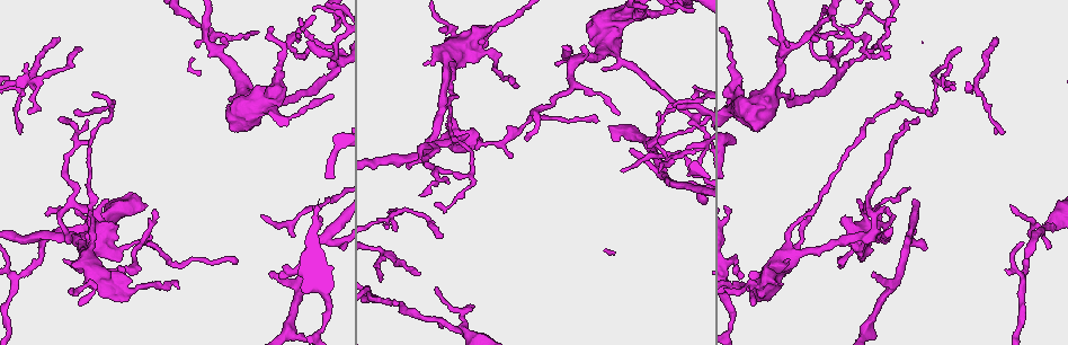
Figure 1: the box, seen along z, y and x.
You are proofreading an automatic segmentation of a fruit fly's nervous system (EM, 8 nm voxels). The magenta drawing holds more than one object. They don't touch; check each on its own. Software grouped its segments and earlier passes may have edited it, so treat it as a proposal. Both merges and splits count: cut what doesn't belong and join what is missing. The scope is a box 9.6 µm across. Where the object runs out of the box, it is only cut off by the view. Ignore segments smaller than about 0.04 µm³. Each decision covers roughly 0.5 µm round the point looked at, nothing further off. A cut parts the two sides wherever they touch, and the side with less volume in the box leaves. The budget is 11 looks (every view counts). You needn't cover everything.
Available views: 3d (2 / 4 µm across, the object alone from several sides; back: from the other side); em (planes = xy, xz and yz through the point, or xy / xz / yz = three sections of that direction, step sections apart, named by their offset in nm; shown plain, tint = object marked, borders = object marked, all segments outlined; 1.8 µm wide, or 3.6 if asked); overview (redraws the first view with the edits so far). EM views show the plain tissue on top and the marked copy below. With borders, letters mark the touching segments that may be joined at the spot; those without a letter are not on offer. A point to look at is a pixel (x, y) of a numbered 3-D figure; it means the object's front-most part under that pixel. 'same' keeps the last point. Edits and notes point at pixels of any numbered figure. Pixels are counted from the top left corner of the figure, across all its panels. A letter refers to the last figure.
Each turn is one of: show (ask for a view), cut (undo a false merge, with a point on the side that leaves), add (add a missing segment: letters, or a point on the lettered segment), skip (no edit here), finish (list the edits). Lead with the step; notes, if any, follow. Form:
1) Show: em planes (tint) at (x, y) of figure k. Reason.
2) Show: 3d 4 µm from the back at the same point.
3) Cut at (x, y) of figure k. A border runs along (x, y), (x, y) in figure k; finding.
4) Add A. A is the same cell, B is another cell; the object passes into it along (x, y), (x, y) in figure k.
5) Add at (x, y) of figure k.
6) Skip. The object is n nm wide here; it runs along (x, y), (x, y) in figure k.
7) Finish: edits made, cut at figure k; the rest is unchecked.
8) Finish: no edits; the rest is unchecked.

Show: em xz step 16 (tint) at (63, 259) of figure 1. Free end.

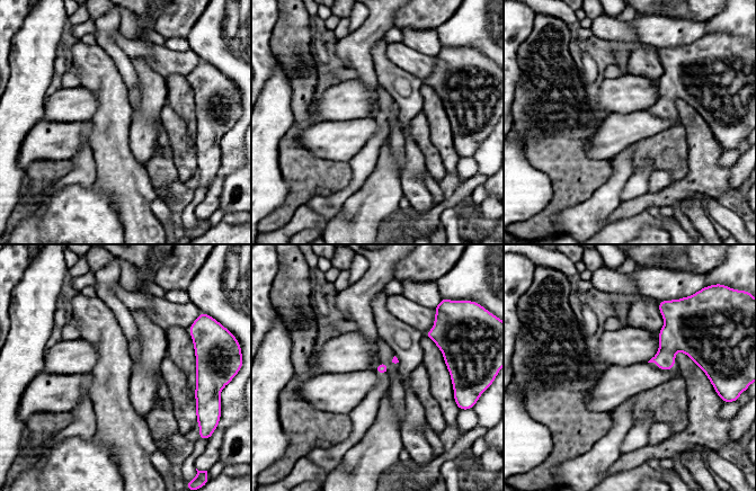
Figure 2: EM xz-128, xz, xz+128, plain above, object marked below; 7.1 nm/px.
Show: em planes (tint) at the same point.

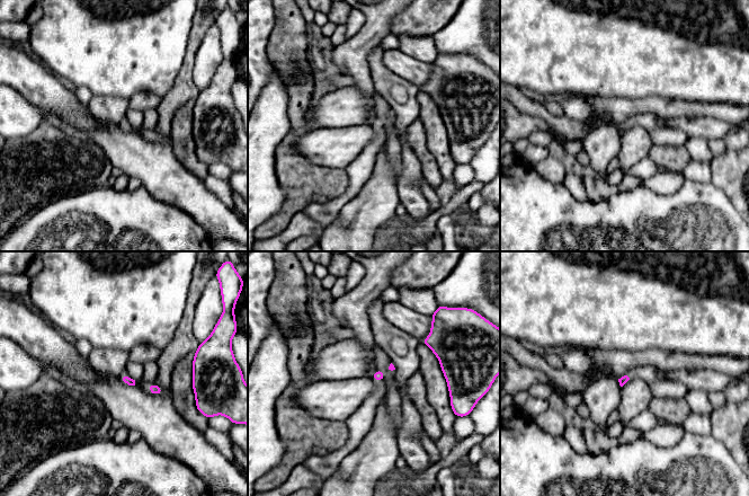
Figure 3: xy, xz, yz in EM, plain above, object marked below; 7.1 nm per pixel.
Show: em planes (borders) at the same point.

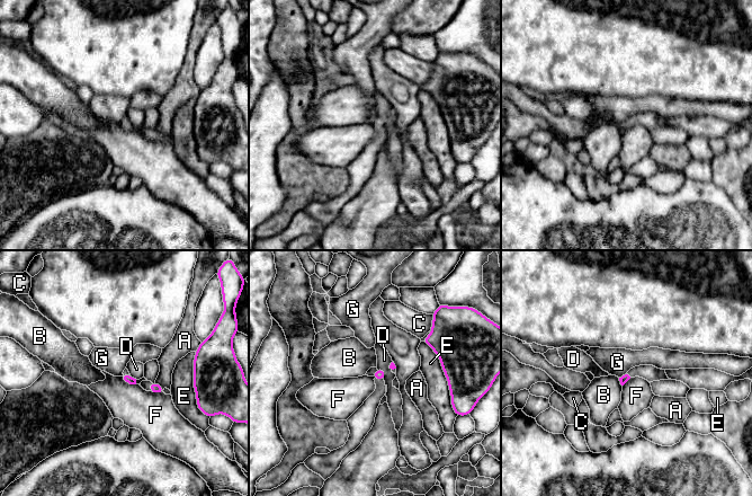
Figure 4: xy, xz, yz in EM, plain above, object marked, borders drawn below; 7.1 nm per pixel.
Skip. A, B, C, D, E, F and G are other cells; none of them fits.

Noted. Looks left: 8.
Show: 3d 4 µm at (436, 131) of figure 1. Sudden change in width.

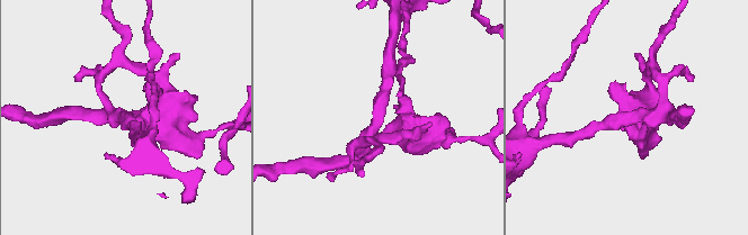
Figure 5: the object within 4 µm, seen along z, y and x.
Show: em yz step 4 (tint) at (382, 119) of figure 5.

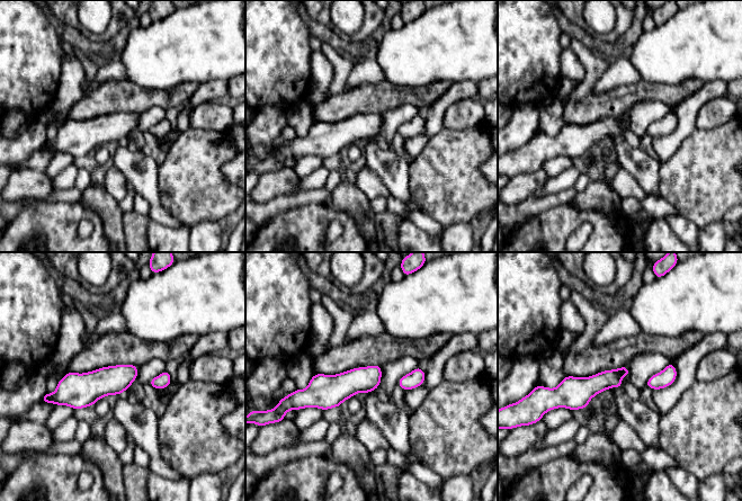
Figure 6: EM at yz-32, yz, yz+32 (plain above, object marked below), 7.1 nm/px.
Show: em yz step 4 (borders) at the same point. See the neighbours.

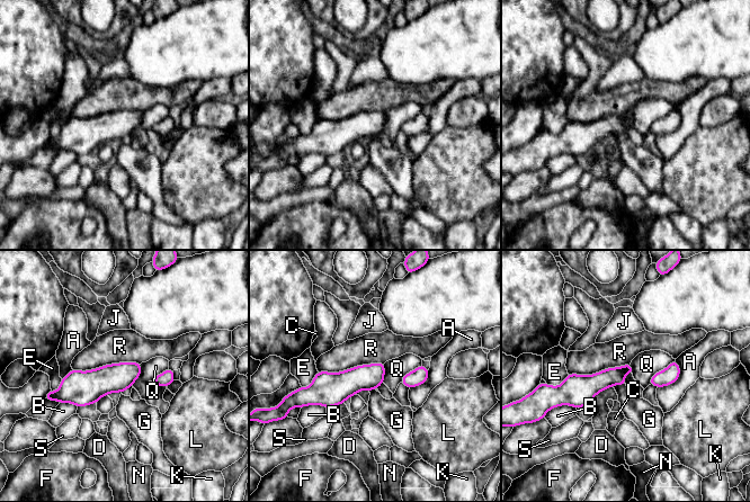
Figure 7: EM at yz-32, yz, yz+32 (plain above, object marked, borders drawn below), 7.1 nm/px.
Skip. A, B, C, D, E, F, G, J, K, L, N, Q, R and S are other cells; a border runs along (675, 359), (658, 370), (649, 384) in figure 7; continuous, no second cell.

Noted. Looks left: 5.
Show: em planes (borders) at (281, 279) of figure 1. Free end.

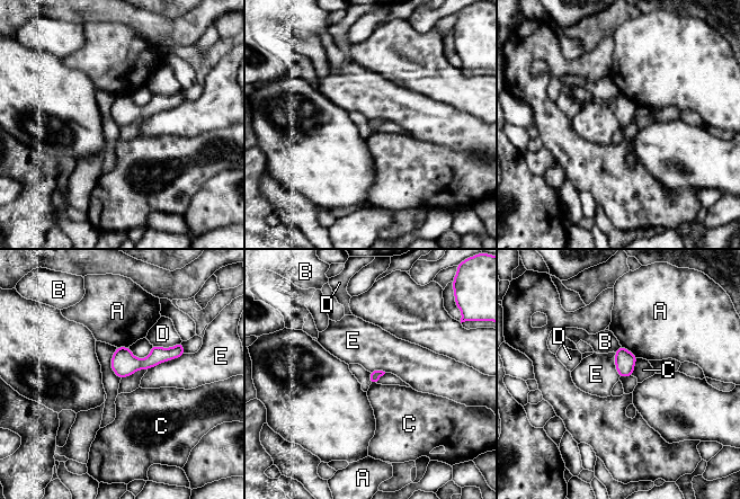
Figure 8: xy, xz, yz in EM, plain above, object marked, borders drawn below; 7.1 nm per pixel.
Skip. A, B, C, D and E are other cells; a border runs along (185, 354), (161, 362), (148, 370) in figure 8; none of them fits.

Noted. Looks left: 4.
Show: em yz step 4 (tint) at (909, 238) of figure 1. Two arms in line, one across.

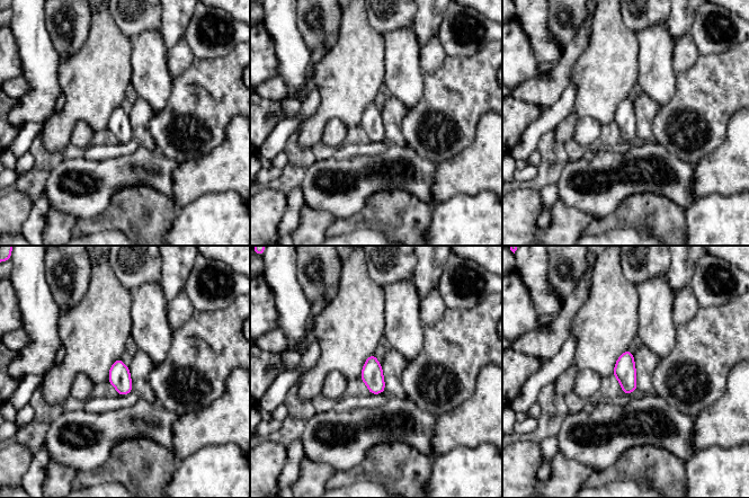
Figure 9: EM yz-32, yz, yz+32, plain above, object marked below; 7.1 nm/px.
Show: em planes (borders) at the same point. Another direction.

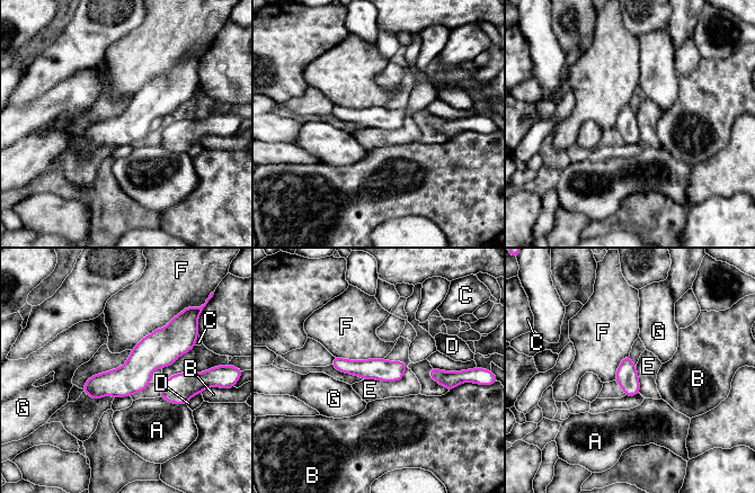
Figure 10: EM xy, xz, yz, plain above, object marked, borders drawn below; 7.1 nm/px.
Skip. The longest contact is with F, 360 nm; A, B, C, D, E, F and G are other cells; it runs along (184, 339), (125, 381), (86, 388) in figure 10; all the same cell.

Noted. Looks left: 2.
Finish: no edits; the rest is unchecked.

